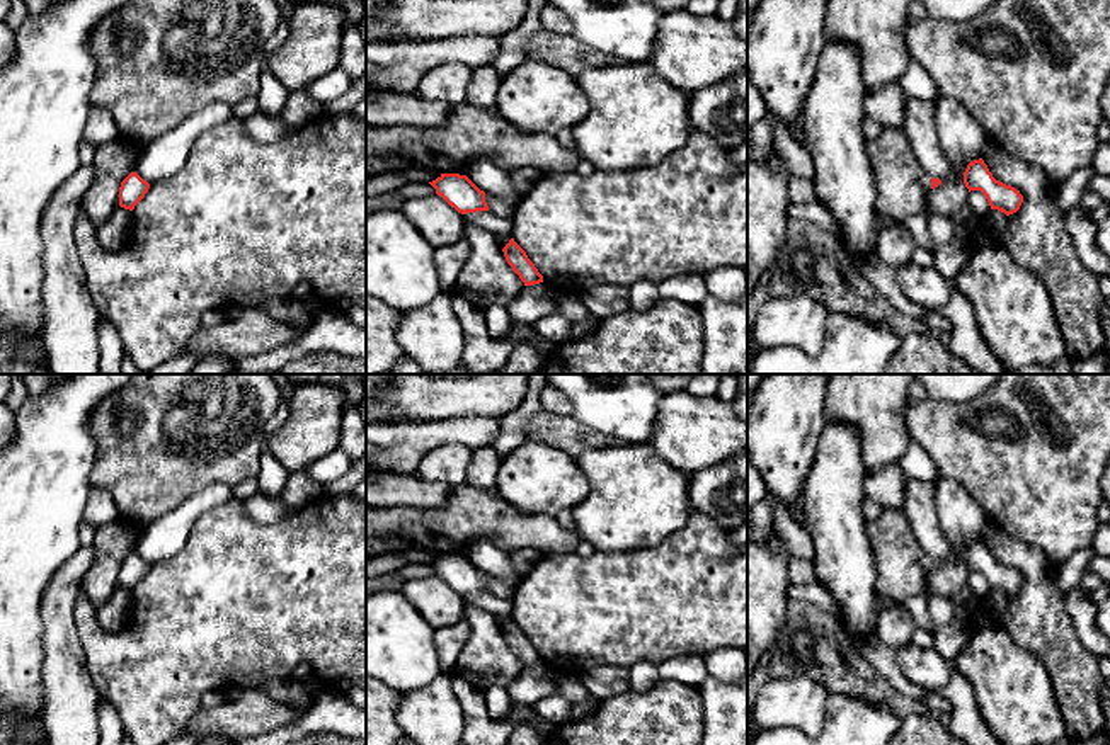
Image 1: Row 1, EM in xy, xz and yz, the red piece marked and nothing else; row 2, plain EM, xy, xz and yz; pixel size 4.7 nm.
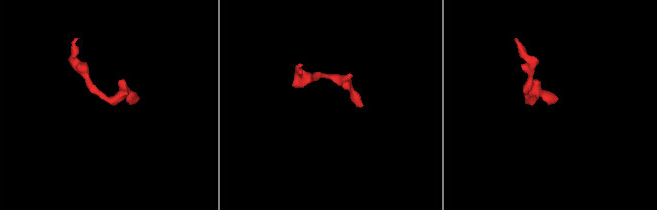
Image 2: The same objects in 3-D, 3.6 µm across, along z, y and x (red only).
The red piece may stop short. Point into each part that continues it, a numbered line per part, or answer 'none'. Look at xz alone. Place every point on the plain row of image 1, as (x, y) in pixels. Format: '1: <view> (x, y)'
none

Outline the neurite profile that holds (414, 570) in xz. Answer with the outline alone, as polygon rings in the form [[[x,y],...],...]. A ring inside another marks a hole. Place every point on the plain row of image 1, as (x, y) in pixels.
[[[410,563],[397,572],[403,580],[414,580],[436,575],[436,570],[429,563]]]

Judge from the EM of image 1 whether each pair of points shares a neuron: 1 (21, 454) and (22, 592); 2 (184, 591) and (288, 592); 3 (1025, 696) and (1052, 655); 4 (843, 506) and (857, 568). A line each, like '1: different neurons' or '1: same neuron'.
1: same neuron
2: same neuron
3: different neurons
4: same neuron

